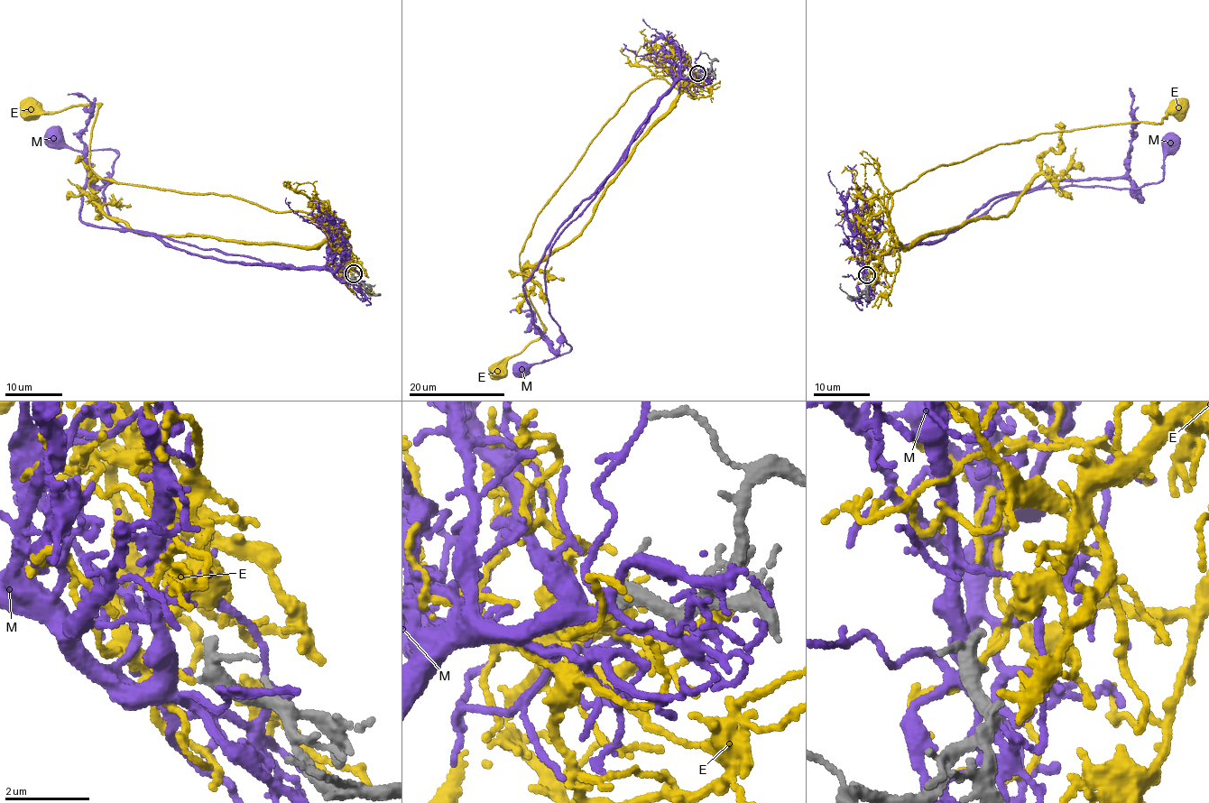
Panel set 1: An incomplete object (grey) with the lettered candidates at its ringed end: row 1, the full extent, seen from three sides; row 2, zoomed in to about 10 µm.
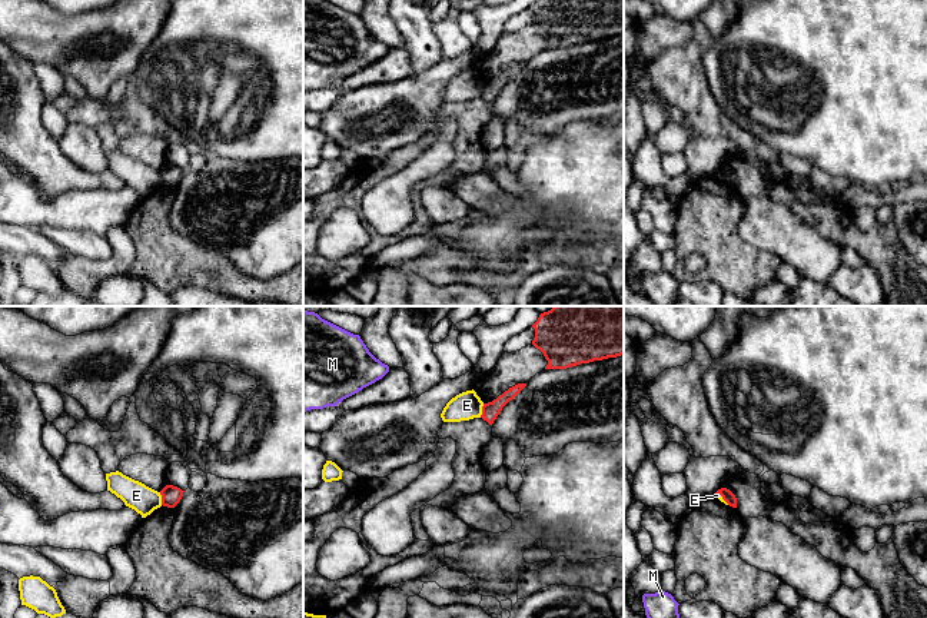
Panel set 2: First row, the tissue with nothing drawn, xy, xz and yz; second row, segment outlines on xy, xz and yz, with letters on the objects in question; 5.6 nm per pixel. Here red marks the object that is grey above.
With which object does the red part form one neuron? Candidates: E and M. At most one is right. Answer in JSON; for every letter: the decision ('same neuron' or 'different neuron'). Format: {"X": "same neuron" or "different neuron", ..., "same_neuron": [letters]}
{"E": "different neuron", "M": "different neuron", "same_neuron": []}

